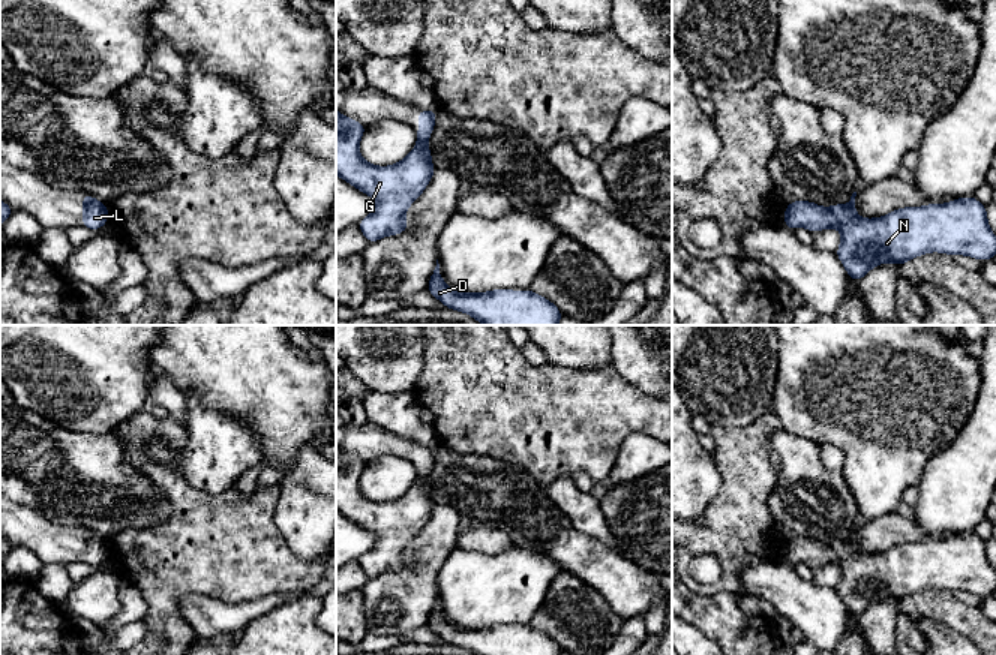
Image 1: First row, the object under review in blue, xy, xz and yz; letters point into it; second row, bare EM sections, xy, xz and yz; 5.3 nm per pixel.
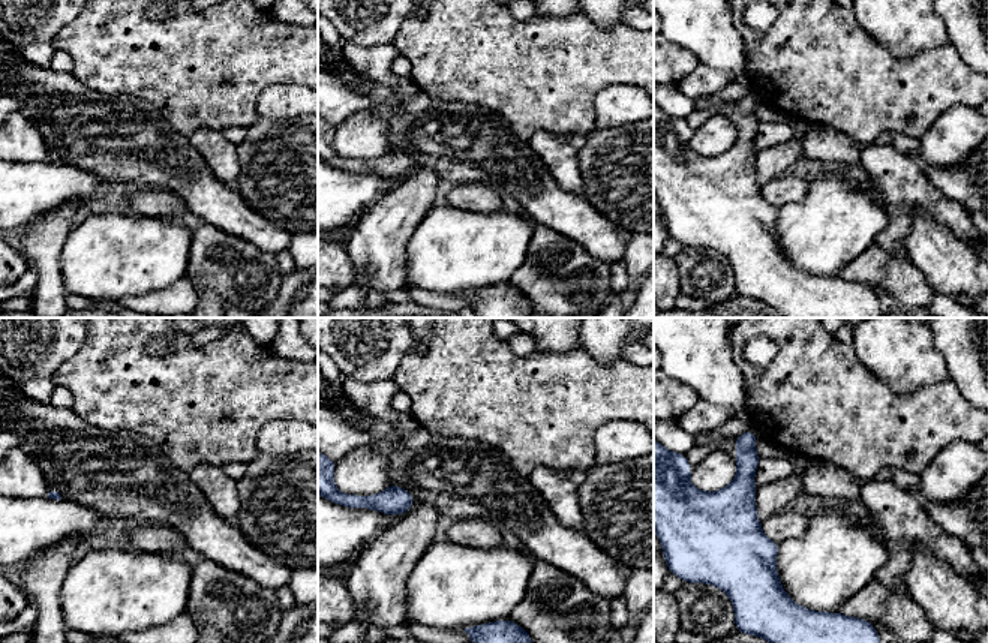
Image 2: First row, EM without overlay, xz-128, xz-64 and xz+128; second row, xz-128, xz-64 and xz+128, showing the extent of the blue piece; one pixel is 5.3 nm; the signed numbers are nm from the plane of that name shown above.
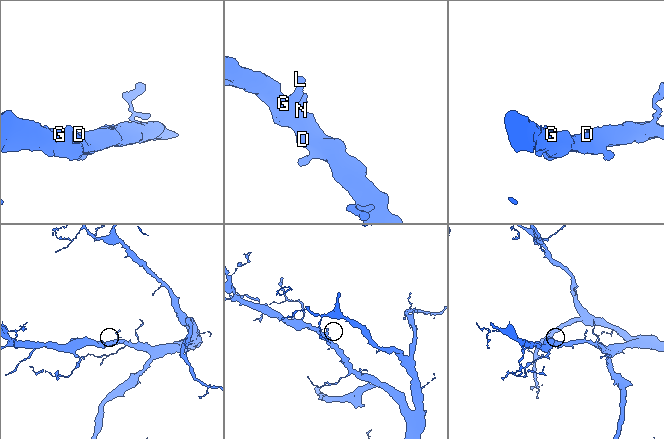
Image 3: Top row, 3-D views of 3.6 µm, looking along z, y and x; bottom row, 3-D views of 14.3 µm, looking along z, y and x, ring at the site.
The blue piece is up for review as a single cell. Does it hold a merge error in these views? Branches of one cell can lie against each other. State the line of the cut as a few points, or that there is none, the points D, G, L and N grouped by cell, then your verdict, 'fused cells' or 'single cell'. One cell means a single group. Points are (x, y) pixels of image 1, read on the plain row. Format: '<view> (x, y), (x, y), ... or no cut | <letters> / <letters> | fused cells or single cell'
no cut | D G L N | single cell

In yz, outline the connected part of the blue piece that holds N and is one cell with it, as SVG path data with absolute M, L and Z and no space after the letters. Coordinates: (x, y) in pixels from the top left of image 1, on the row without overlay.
M856 528L846 541L834 540L824 544L808 537L792 537L784 544L784 562L792 567L800 562L806 562L812 570L825 564L840 565L842 579L836 589L854 618L879 600L902 601L928 588L968 591L978 597L996 594L996 571L988 562L987 544L974 532L957 534L948 540L897 544L876 555L862 555L856 550L855 532Z

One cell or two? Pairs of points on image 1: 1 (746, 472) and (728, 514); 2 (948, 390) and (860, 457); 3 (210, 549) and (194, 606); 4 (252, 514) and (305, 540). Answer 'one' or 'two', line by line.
1: one
2: one
3: two
4: two

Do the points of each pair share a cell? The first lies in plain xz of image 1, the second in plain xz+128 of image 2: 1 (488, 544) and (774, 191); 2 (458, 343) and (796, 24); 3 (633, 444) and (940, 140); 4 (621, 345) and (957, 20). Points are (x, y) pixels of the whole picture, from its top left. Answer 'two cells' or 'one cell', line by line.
1: one cell
2: one cell
3: one cell
4: one cell

